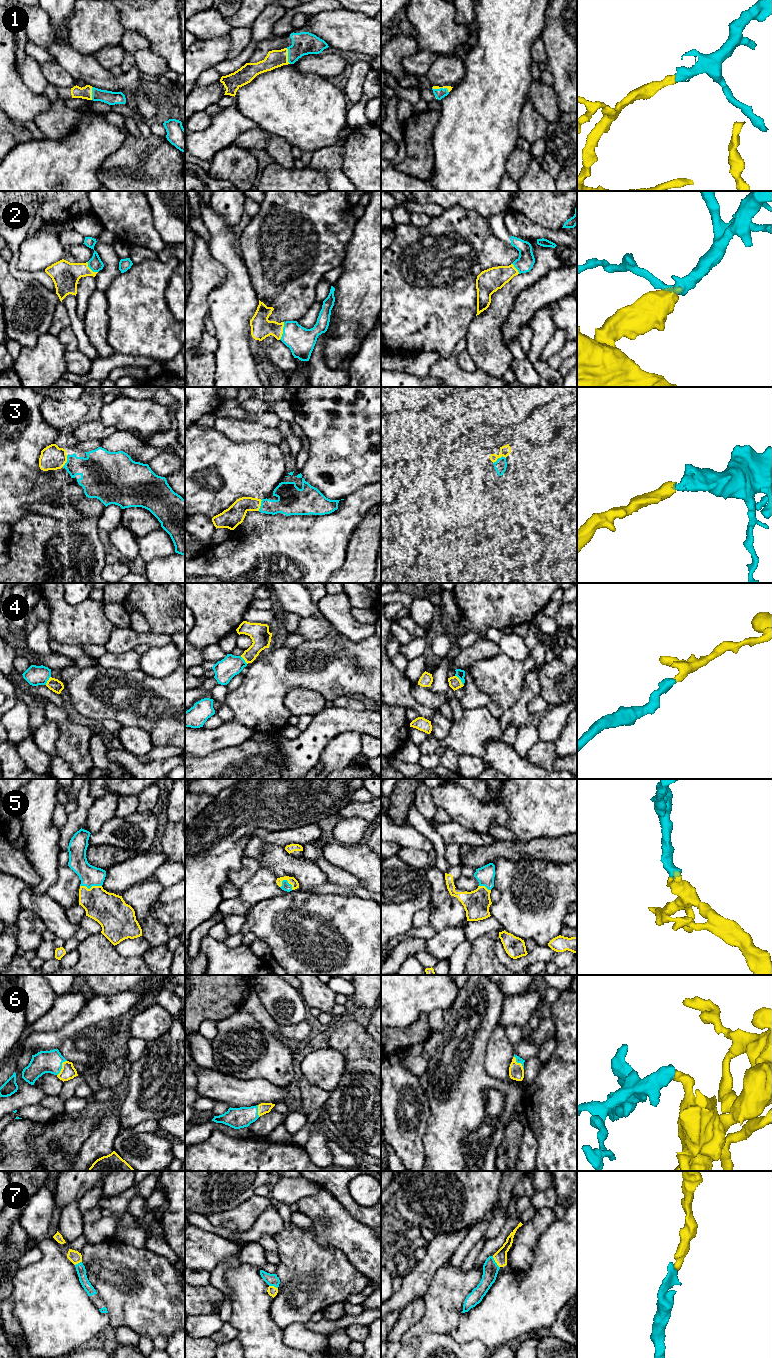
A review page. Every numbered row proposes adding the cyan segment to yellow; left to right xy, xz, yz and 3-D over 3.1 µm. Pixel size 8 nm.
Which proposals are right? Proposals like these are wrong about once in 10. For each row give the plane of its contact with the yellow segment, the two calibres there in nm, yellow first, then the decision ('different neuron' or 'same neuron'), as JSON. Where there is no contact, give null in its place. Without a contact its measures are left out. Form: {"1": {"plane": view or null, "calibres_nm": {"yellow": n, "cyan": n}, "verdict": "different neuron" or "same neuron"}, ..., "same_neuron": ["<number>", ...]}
{"1": {"plane": "xz", "calibres_nm": {"yellow": 140, "cyan": 190}, "verdict": "same neuron"}, "2": {"plane": "xz", "calibres_nm": {"yellow": 170, "cyan": 220}, "verdict": "same neuron"}, "3": {"plane": "yz", "calibres_nm": {"yellow": 80, "cyan": 100}, "verdict": "same neuron"}, "4": {"plane": "yz", "calibres_nm": {"yellow": 100, "cyan": 70}, "verdict": "same neuron"}, "5": {"plane": "xy", "calibres_nm": {"yellow": 280, "cyan": 160}, "verdict": "same neuron"}, "6": {"plane": "xy", "calibres_nm": {"yellow": 120, "cyan": 180}, "verdict": "same neuron"}, "7": {"plane": "yz", "calibres_nm": {"yellow": 110, "cyan": 130}, "verdict": "same neuron"}, "same_neuron": ["1", "2", "3", "4", "5", "6", "7"]}

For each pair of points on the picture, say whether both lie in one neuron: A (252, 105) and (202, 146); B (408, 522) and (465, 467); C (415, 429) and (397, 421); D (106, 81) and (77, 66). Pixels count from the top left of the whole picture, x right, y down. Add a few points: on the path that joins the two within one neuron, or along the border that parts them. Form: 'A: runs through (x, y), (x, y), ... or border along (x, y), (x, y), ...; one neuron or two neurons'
A: border along (234, 103), (243, 115), (259, 127); two neurons
B: border along (418, 513), (421, 522); two neurons
C: runs through (411, 427), (403, 427), (401, 425); one neuron
D: runs through (99, 77), (84, 67); one neuron

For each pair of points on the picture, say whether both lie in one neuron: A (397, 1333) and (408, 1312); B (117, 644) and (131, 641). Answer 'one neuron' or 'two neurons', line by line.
A: one neuron
B: one neuron

